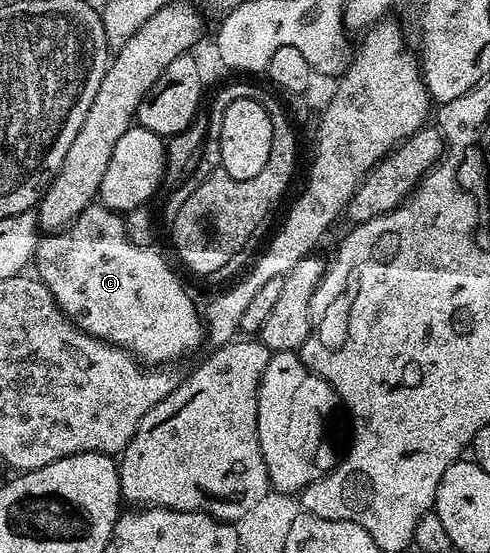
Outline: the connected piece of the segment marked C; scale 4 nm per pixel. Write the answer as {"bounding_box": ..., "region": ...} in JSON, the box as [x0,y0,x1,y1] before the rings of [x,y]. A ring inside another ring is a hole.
{"bounding_box":[33,205,205,365],"region":[[[92,205],[86,207],[76,219],[64,227],[62,231],[47,233],[36,242],[35,257],[33,260],[34,270],[37,272],[38,279],[46,285],[49,293],[53,293],[53,297],[57,301],[57,305],[63,314],[71,320],[75,326],[79,327],[87,335],[92,335],[105,343],[111,343],[114,347],[121,347],[124,351],[128,351],[130,355],[134,355],[140,363],[144,365],[171,365],[182,355],[187,355],[190,351],[195,351],[199,347],[199,342],[204,342],[205,339],[205,323],[201,318],[201,311],[195,308],[195,303],[191,300],[189,292],[183,288],[183,283],[177,276],[171,272],[171,267],[155,252],[154,246],[149,247],[134,247],[129,241],[129,237],[125,233],[125,225],[123,224],[123,215],[117,211],[111,211],[102,205]]]}

